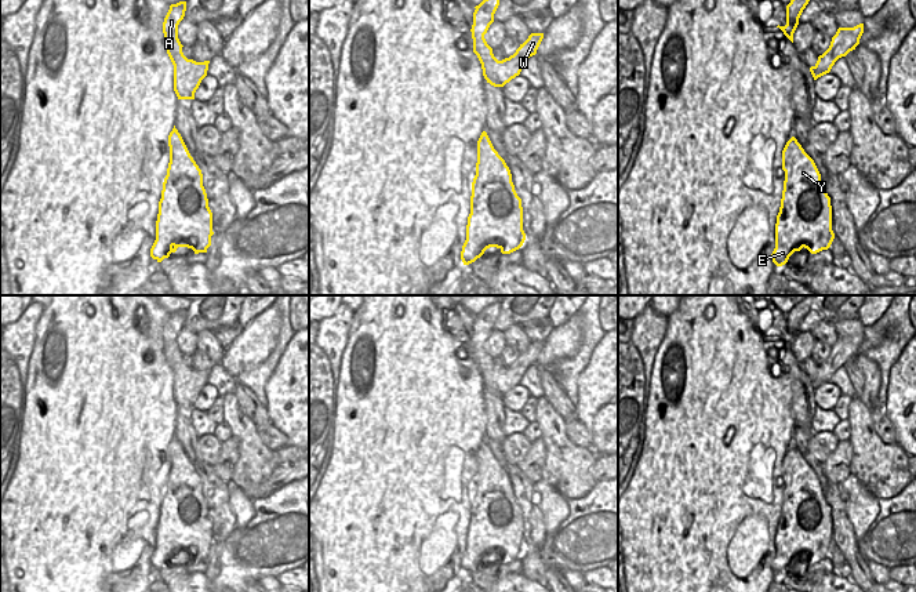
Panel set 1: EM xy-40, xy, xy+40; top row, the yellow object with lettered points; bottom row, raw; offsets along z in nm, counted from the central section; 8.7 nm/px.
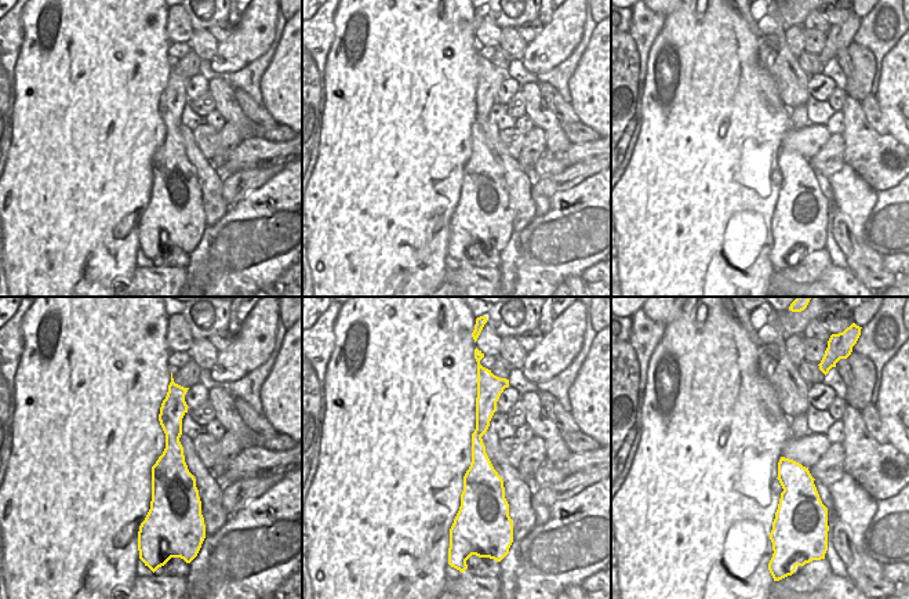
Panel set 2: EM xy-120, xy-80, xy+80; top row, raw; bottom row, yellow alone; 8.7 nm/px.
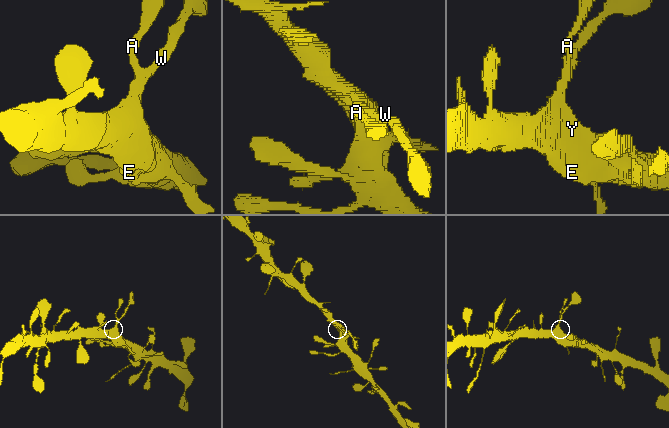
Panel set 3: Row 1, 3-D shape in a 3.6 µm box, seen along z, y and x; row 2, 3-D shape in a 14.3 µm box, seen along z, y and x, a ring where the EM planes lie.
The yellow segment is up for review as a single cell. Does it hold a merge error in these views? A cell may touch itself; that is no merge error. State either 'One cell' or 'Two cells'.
One cell.

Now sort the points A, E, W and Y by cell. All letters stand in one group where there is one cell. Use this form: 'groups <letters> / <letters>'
groups A E W Y

